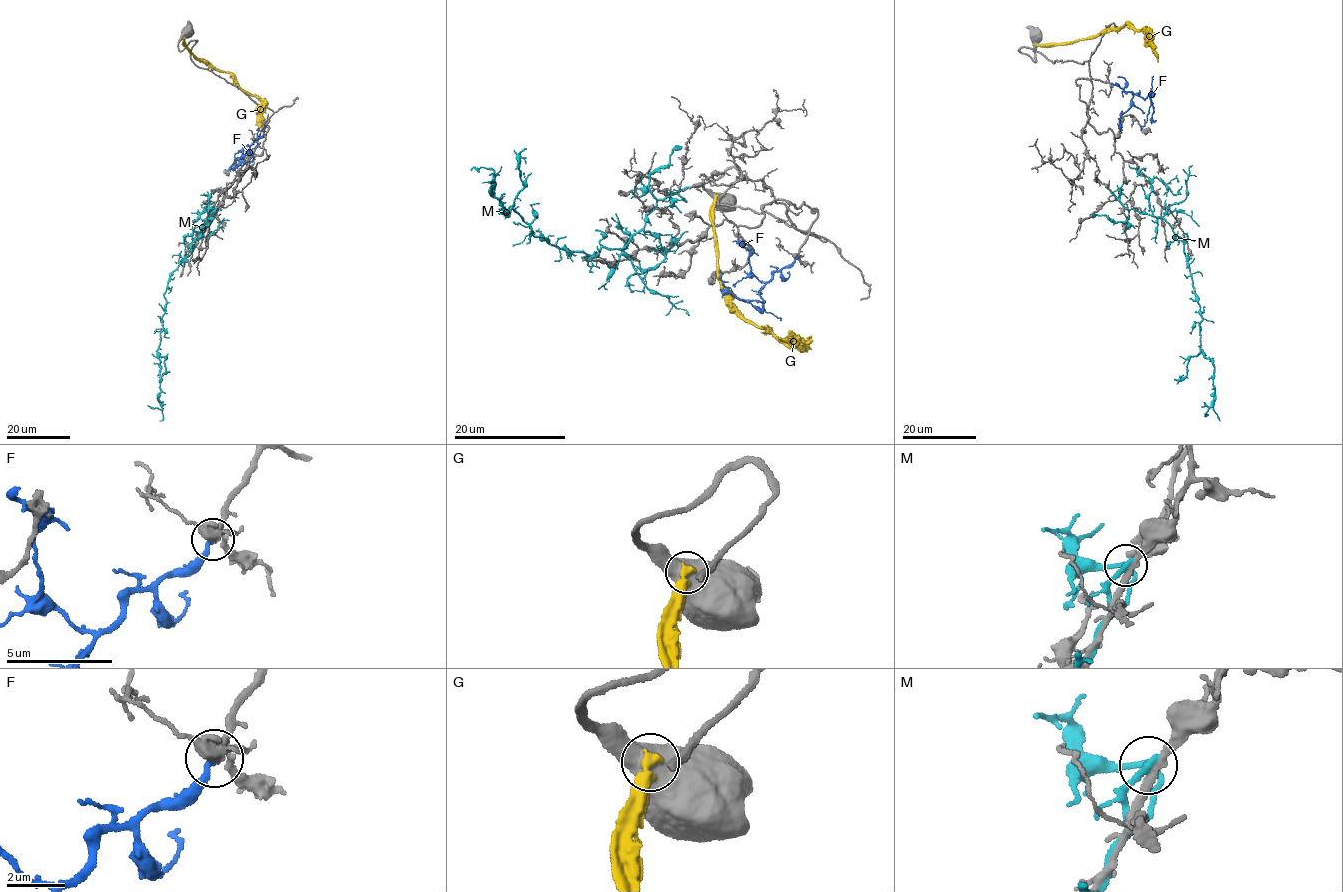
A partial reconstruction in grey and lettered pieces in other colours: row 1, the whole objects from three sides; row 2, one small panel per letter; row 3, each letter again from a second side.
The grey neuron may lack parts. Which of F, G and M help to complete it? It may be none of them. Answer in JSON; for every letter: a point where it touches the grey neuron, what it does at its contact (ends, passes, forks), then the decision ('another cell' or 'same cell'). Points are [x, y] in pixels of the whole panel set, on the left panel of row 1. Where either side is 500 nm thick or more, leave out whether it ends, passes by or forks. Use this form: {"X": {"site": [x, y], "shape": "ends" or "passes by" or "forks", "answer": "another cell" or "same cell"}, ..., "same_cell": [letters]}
{"F": {"site": [263, 134], "shape": "ends", "answer": "same cell"}, "G": {"site": [184, 38], "answer": "another cell"}, "M": {"site": [216, 208], "shape": "ends", "answer": "another cell"}, "same_cell": ["F"]}

